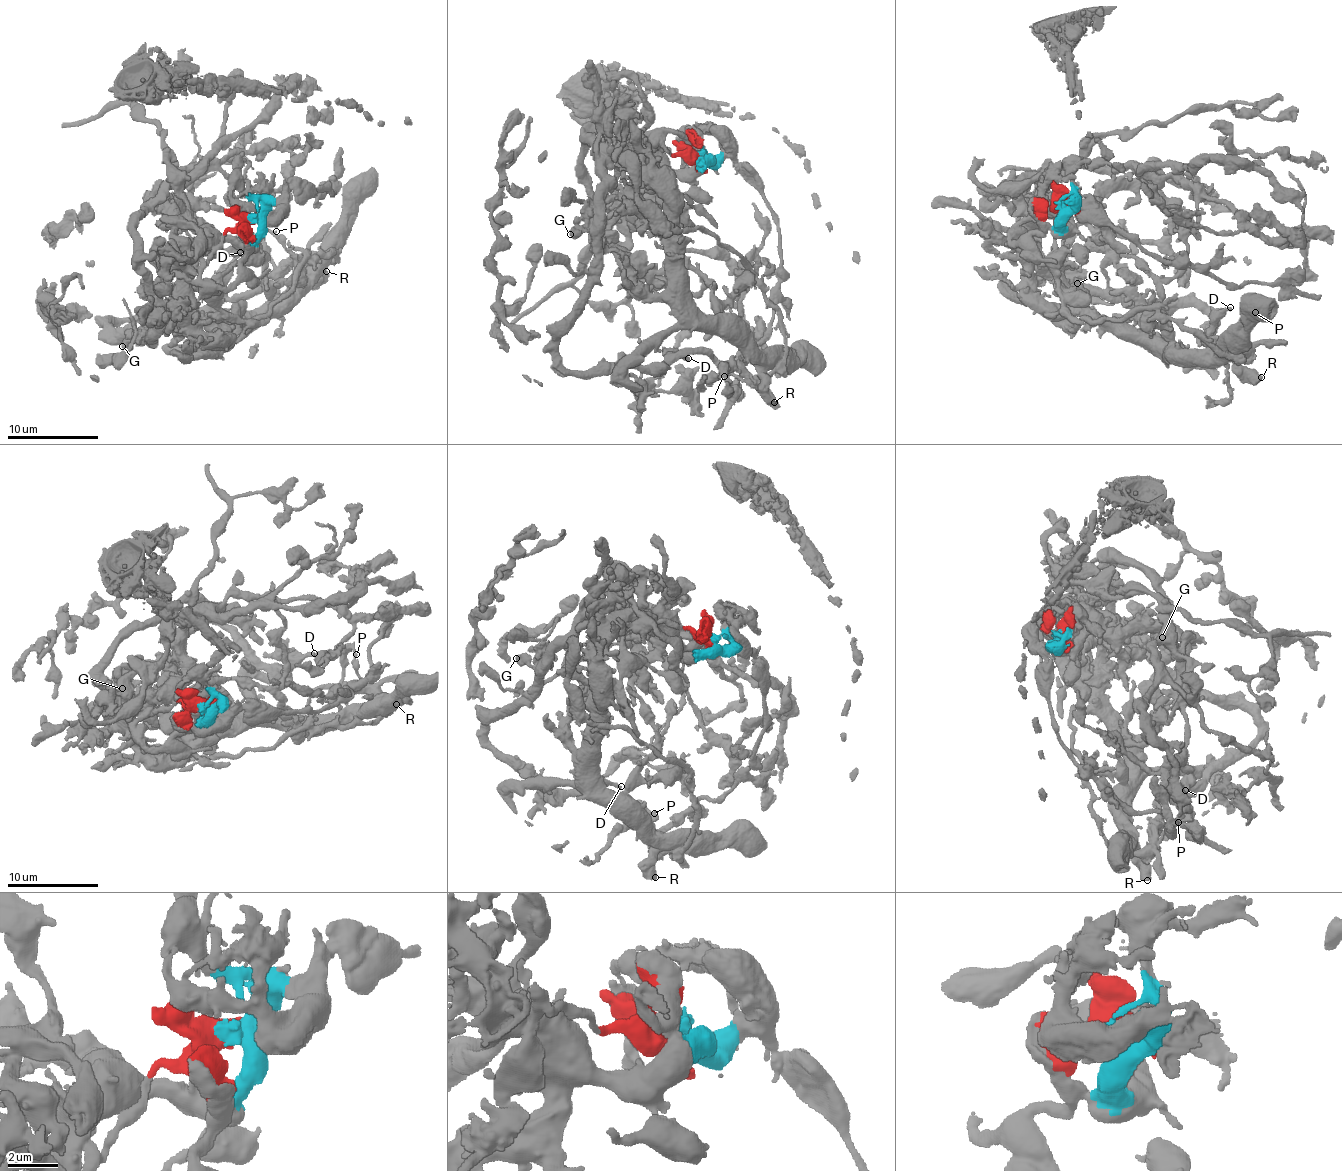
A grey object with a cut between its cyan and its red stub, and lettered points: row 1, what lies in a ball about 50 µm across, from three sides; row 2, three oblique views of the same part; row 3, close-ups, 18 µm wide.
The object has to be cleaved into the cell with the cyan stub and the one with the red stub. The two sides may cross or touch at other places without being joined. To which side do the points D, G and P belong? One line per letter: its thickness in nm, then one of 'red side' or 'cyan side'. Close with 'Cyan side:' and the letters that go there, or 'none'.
D: calibre 300 nm; red side
G: calibre 650 nm; red side
P: calibre 200 nm; red side
Cyan side: none

